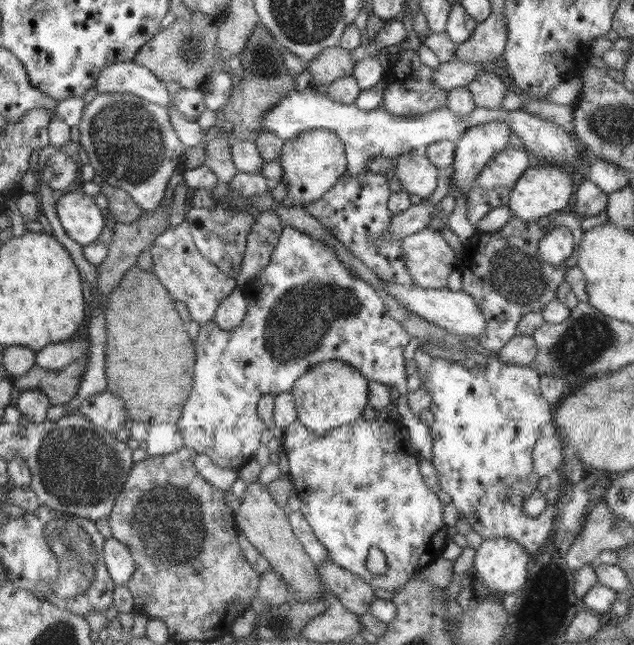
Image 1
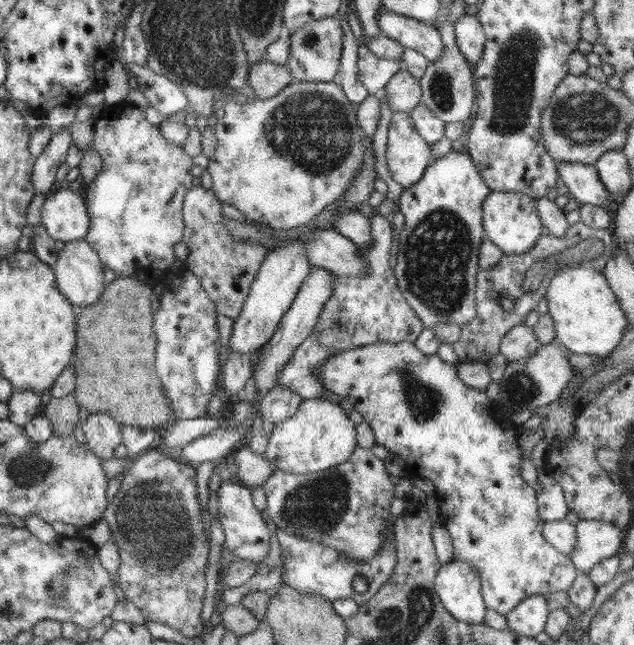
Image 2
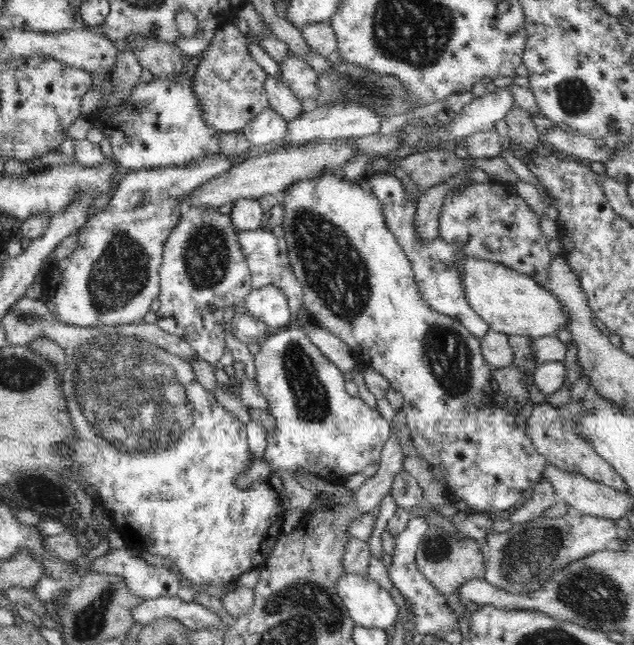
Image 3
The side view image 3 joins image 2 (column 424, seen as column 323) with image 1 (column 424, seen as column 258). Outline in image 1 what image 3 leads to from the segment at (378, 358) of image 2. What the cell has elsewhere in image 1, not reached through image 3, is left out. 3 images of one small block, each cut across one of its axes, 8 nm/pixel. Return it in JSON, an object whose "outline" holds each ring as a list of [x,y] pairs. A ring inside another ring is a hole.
{"outline":[[[416,349],[414,353],[414,360],[416,360],[416,368],[414,368],[415,372],[418,372],[418,376],[421,380],[420,388],[425,388],[428,391],[428,394],[431,398],[430,412],[435,416],[435,423],[430,425],[429,428],[432,434],[432,464],[434,468],[438,471],[438,475],[440,476],[440,486],[442,487],[442,491],[447,492],[452,499],[452,505],[458,511],[460,515],[461,525],[466,525],[472,531],[479,532],[479,535],[483,539],[490,538],[509,538],[510,540],[515,540],[520,546],[529,552],[529,554],[534,558],[537,556],[543,547],[549,542],[549,538],[551,534],[553,534],[553,526],[554,526],[554,511],[555,508],[553,504],[548,504],[545,507],[545,510],[538,515],[537,517],[530,517],[524,514],[524,501],[528,499],[532,493],[535,492],[536,485],[538,485],[538,476],[534,474],[534,470],[532,470],[532,451],[534,451],[534,446],[538,443],[538,439],[540,439],[545,431],[552,426],[553,423],[553,411],[554,407],[551,405],[541,393],[541,388],[539,385],[540,375],[533,369],[532,366],[526,365],[518,365],[518,364],[505,364],[505,362],[501,362],[499,358],[496,356],[492,356],[489,359],[488,368],[486,371],[480,370],[477,368],[476,370],[466,369],[461,362],[455,363],[454,361],[449,361],[448,359],[444,359],[442,357],[430,357],[427,353],[422,351],[422,349]]]}

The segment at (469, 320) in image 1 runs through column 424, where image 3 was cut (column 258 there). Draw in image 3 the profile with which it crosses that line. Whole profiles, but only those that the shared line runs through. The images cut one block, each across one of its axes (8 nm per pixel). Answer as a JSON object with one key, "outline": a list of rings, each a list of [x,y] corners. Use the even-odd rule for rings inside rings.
{"outline":[[[268,284],[252,289],[243,303],[245,312],[264,321],[270,328],[288,327],[291,314],[288,299],[281,288]]]}

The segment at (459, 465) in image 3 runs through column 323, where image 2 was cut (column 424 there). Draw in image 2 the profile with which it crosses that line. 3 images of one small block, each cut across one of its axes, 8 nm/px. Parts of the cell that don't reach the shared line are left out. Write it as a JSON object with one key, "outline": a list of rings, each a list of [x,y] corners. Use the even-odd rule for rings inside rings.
{"outline":[[[466,149],[462,151],[450,151],[445,156],[432,160],[432,163],[427,167],[422,174],[422,178],[415,182],[412,186],[404,188],[400,194],[400,210],[405,218],[404,229],[400,232],[400,244],[398,246],[397,264],[393,268],[393,274],[396,277],[397,285],[402,291],[403,302],[412,307],[412,311],[420,317],[424,328],[432,329],[440,322],[451,322],[459,326],[470,322],[477,313],[475,290],[477,285],[477,272],[479,271],[479,248],[481,241],[484,238],[485,232],[482,226],[482,204],[485,198],[490,194],[491,188],[486,185],[480,171],[476,169],[476,165],[472,162],[472,157]]]}

